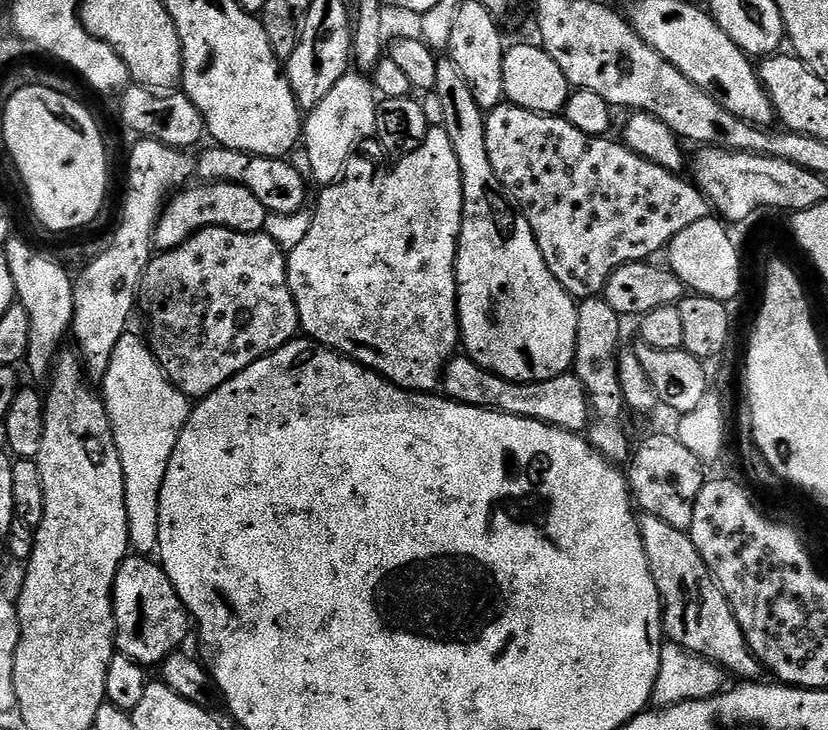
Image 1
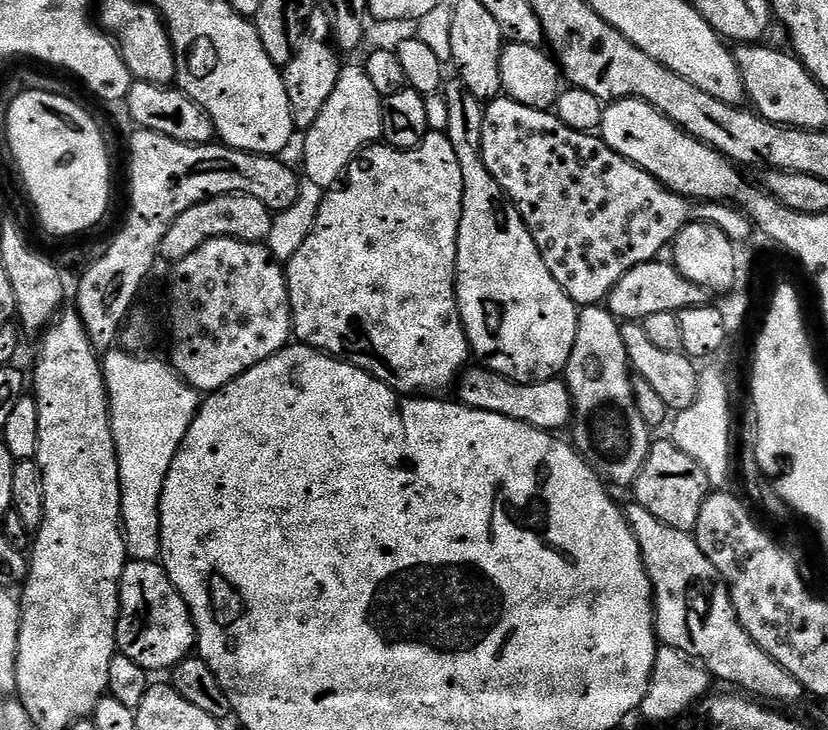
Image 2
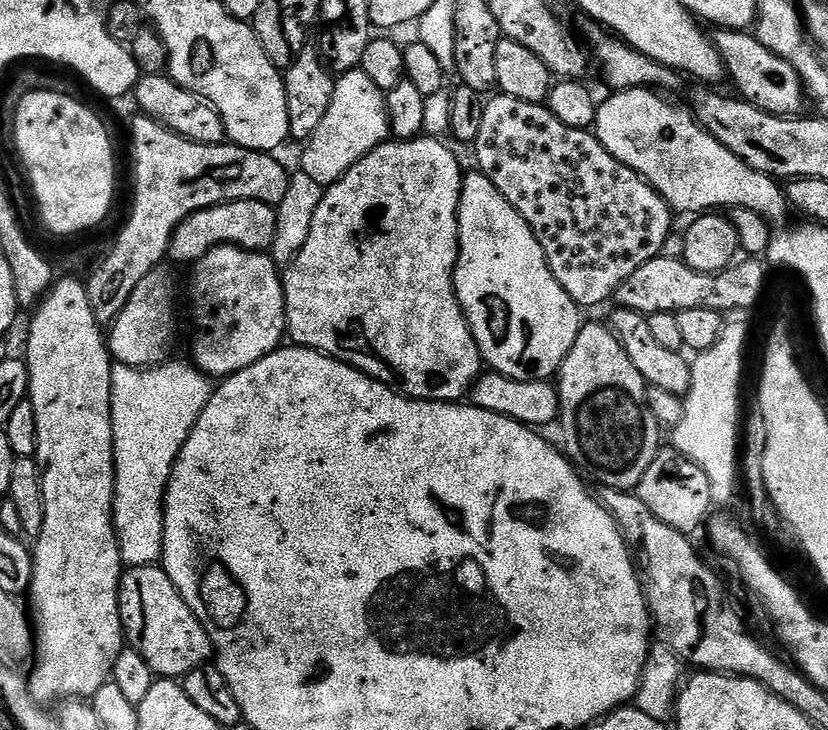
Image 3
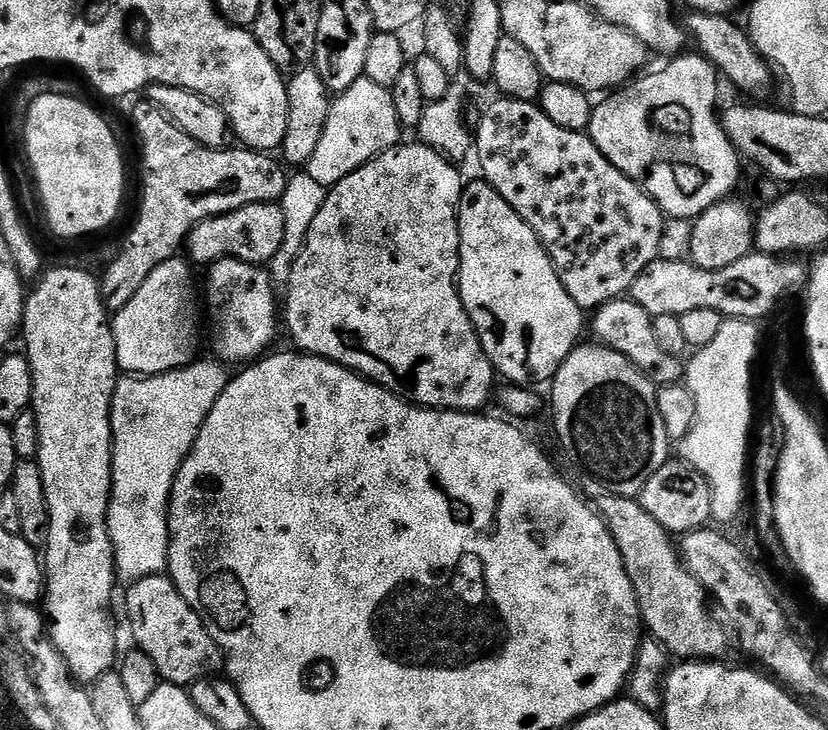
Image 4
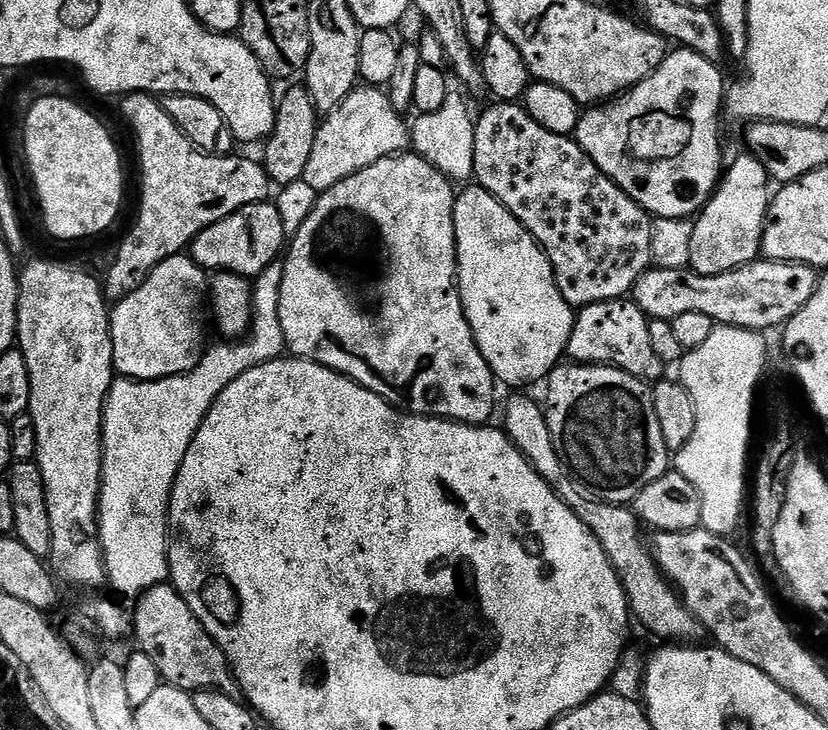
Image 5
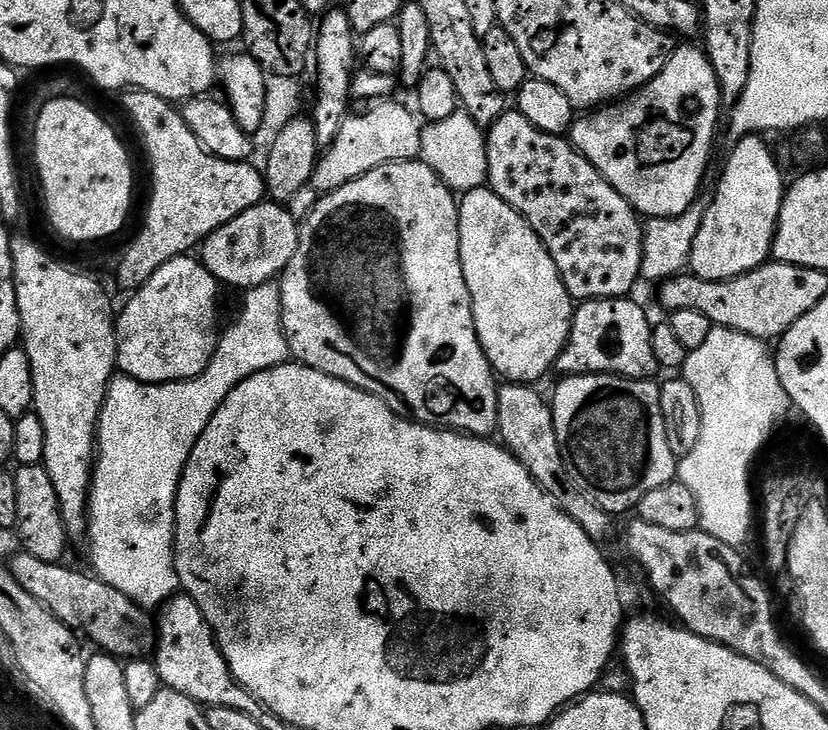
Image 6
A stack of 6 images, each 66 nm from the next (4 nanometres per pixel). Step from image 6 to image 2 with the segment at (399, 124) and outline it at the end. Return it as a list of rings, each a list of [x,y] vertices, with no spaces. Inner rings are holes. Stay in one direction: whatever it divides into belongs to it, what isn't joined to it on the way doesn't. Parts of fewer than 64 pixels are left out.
[[[345,63],[338,74],[338,82],[334,86],[334,91],[330,93],[330,98],[326,98],[326,106],[322,106],[322,114],[314,121],[314,126],[310,126],[303,133],[304,136],[304,172],[302,168],[303,179],[315,182],[326,190],[332,190],[345,179],[348,167],[352,165],[353,160],[369,148],[371,144],[377,143],[383,137],[382,130],[382,106],[384,101],[374,90],[366,70],[359,63]]]

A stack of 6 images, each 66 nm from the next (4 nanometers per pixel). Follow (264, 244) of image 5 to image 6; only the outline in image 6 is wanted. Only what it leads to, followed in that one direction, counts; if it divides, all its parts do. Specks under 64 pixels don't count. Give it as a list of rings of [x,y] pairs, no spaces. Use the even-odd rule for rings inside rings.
[[[261,202],[211,232],[198,249],[198,259],[221,285],[247,290],[273,283],[288,267],[290,258],[294,258],[299,241],[297,217],[291,216],[283,203]]]

